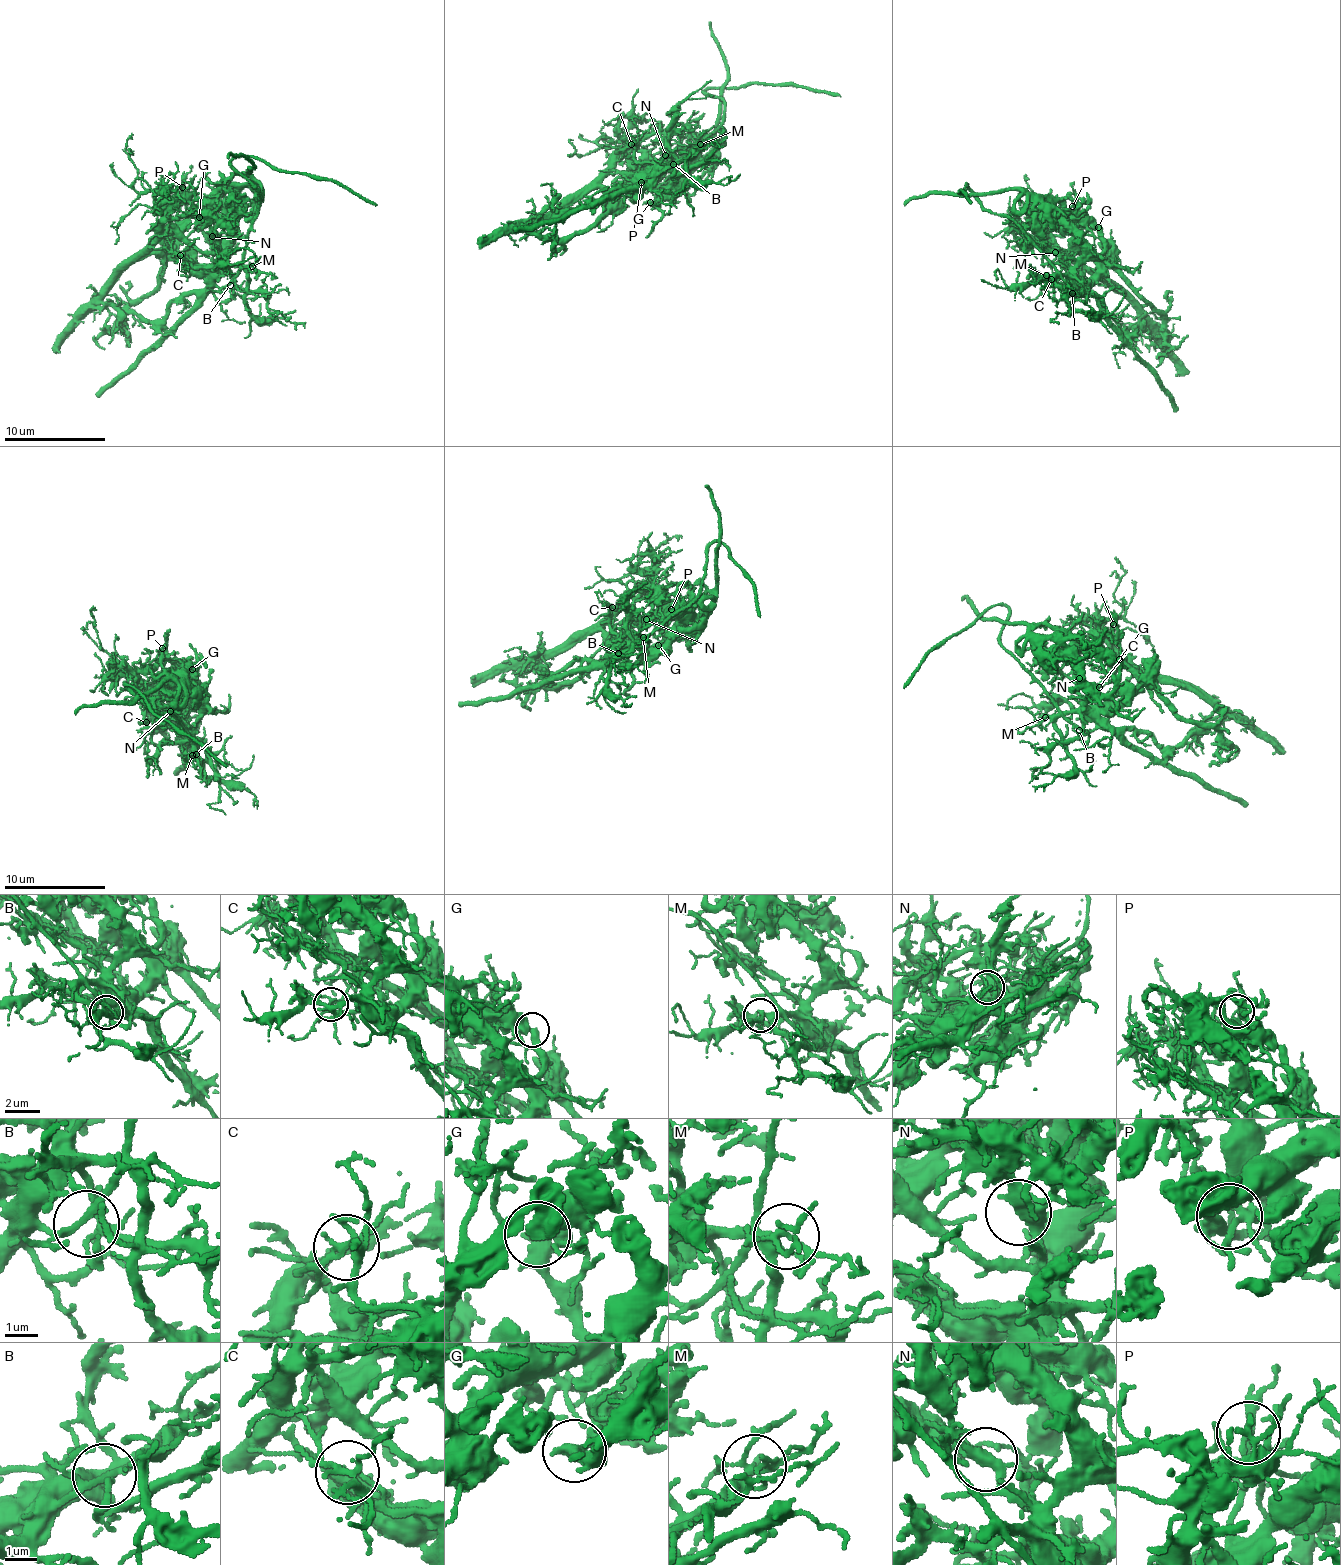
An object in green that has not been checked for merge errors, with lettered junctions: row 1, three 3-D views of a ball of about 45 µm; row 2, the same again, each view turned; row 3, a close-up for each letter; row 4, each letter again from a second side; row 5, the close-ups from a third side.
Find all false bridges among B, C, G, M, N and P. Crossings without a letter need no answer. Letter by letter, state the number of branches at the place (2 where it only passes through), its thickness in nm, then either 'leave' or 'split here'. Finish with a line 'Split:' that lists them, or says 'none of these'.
B: branches 3; calibre 160 nm; leave
C: branches 5; calibre 190 nm; split here
G: branches 2; calibre 440 nm; split here
M: branches 7; calibre 220 nm; leave
N: branches 4; calibre 360 nm; leave
P: branches 3; calibre 140 nm; split here
Split: C, G, P

